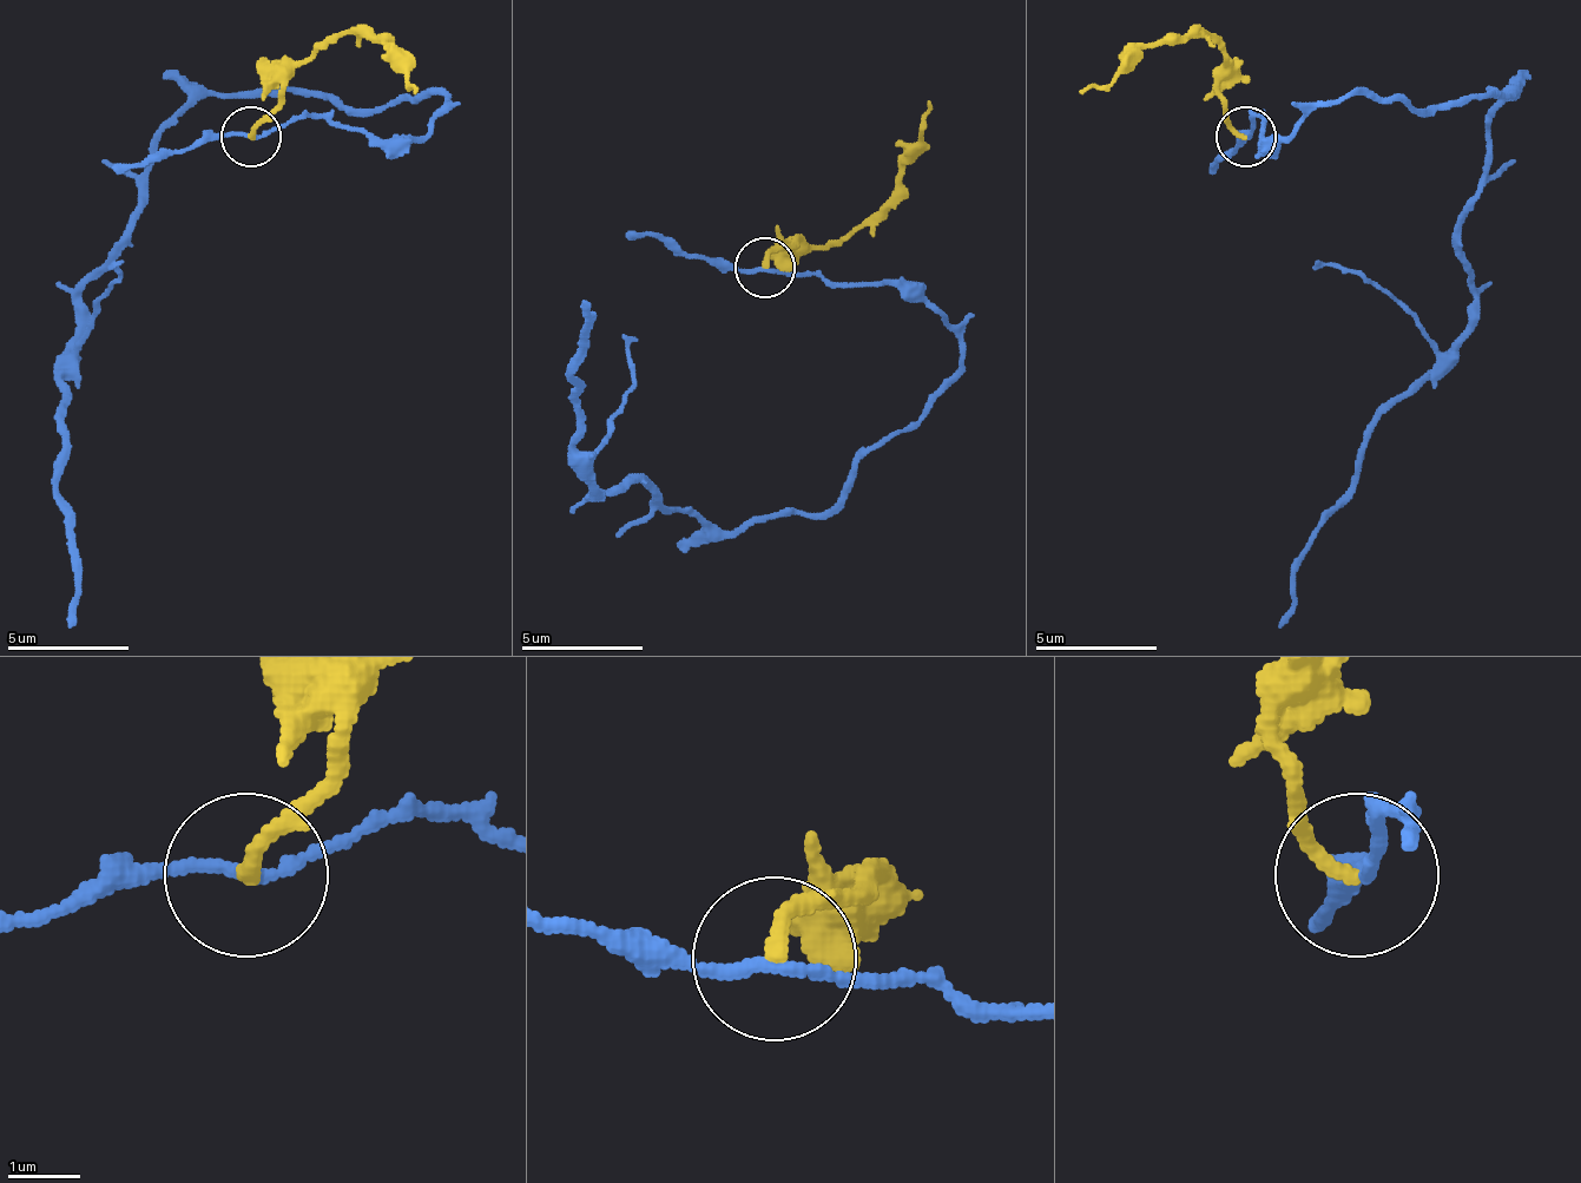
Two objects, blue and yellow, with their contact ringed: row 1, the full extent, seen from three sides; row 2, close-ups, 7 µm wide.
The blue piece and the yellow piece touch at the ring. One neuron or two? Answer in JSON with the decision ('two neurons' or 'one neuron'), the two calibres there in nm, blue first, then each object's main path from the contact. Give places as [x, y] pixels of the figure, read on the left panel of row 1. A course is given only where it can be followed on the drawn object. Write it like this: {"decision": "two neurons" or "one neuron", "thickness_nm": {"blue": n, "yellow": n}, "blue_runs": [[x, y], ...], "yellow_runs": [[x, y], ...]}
{"decision": "two neurons", "thickness_nm": {"blue": 150, "yellow": 200}, "blue_runs": [[249, 138], [419, 138], [443, 96], [237, 90], [158, 138], [85, 283], [56, 490], [67, 630]], "yellow_runs": [[249, 138], [285, 78], [347, 35], [376, 41], [413, 90]]}

